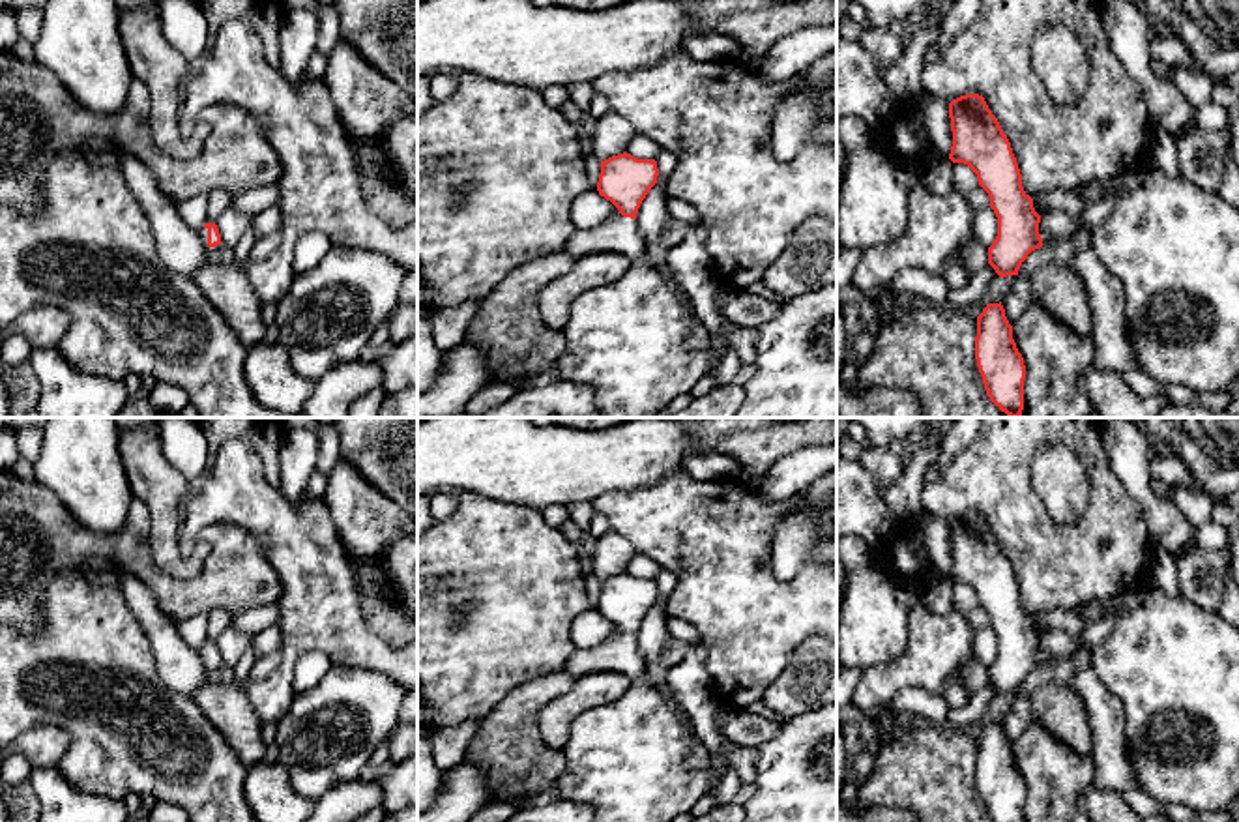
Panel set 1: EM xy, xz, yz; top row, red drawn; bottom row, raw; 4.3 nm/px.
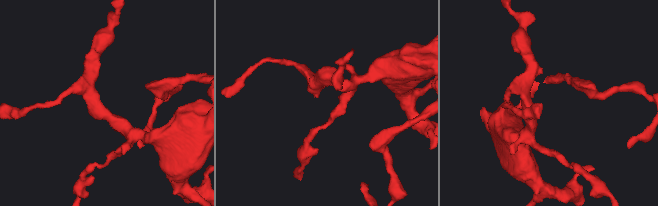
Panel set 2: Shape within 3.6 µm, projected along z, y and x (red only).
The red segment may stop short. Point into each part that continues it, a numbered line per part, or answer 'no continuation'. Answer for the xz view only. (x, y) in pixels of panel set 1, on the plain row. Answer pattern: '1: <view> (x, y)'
1: xz (622, 656)

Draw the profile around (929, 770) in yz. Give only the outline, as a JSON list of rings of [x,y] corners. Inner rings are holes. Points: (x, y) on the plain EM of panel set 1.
[[[953,725],[895,727],[853,809],[902,809],[919,822],[992,822],[975,779],[977,738]]]

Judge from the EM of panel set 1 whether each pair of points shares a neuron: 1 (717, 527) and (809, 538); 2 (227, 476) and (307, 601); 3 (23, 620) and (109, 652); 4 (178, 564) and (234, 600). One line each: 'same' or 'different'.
1: different
2: same
3: different
4: different

